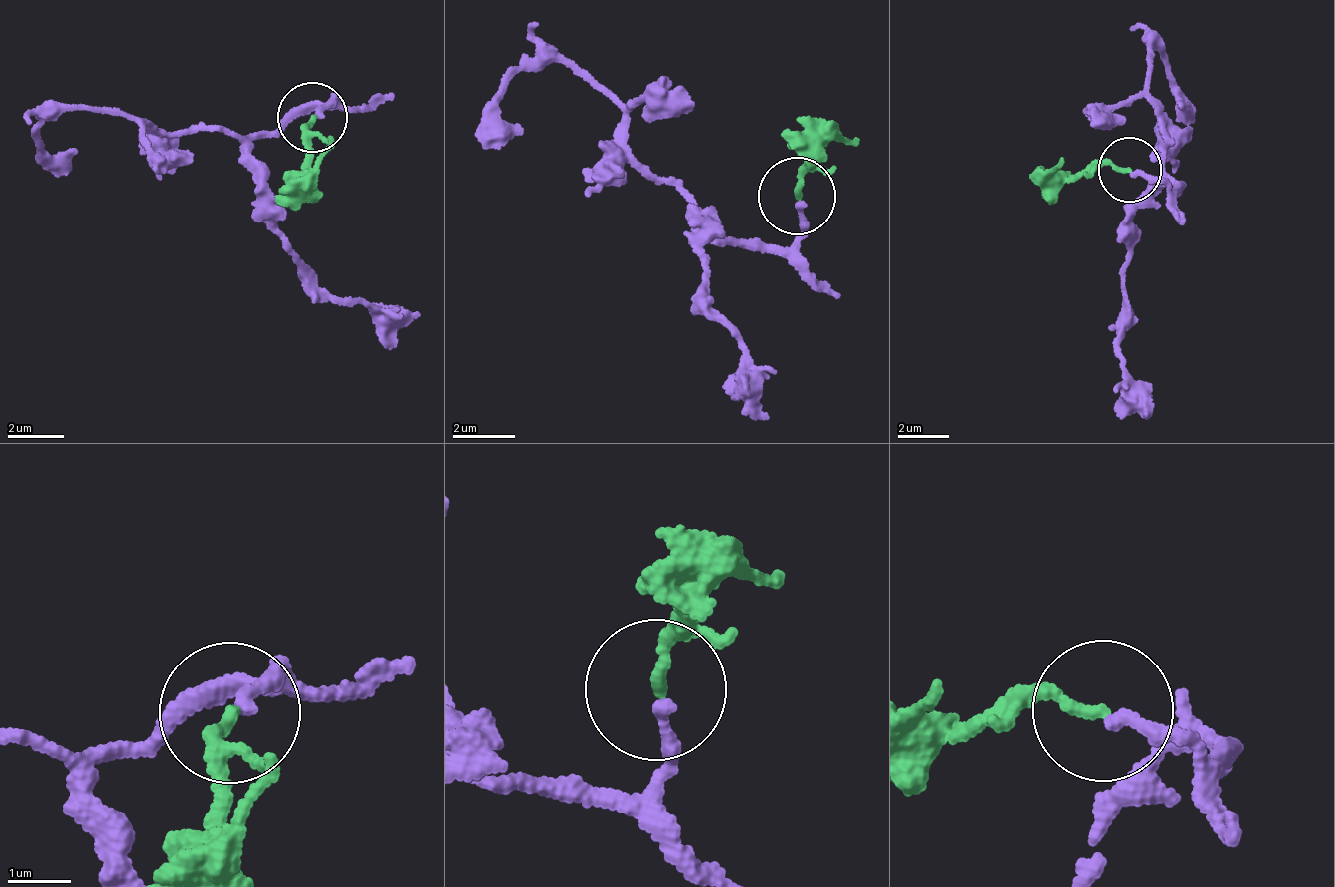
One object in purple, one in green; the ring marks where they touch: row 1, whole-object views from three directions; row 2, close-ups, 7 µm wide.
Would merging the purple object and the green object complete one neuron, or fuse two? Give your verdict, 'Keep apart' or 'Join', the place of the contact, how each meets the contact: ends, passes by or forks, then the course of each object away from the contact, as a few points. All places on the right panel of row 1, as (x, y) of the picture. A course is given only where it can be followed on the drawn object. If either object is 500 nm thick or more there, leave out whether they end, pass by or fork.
Join. Place: (1129, 170). At the ring purple ends. At the ring green ends. Course of purple: (1133, 173), (1168, 188), (1184, 184), (1175, 185), (1148, 74), (1150, 47), (1167, 57), (1167, 88), (1193, 125). Course of green: (1127, 171), (1090, 165), (1067, 178), (1062, 161)

